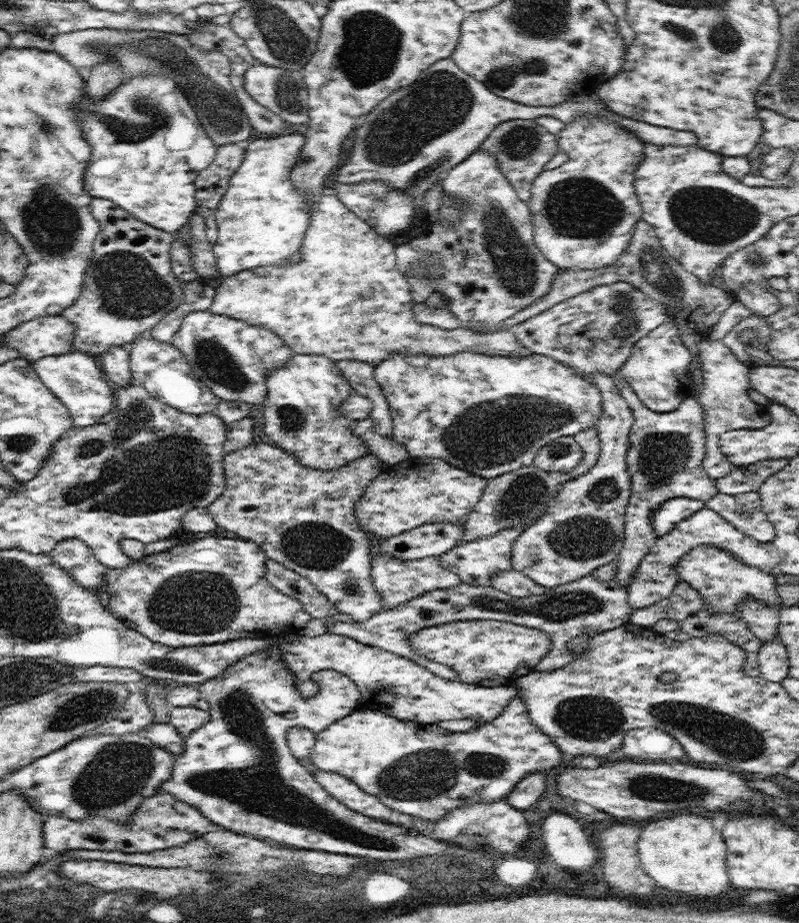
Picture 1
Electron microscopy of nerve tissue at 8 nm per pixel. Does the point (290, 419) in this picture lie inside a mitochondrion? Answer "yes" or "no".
yes

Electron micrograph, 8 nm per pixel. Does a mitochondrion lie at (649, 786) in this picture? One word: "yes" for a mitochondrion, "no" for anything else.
yes

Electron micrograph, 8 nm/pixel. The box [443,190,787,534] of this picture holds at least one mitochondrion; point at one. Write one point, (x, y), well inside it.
(515, 265)

